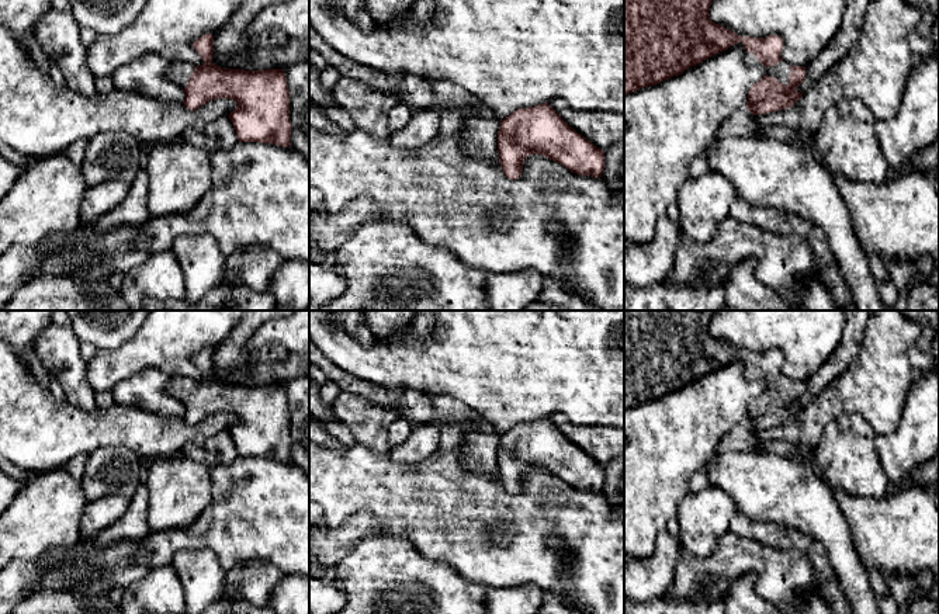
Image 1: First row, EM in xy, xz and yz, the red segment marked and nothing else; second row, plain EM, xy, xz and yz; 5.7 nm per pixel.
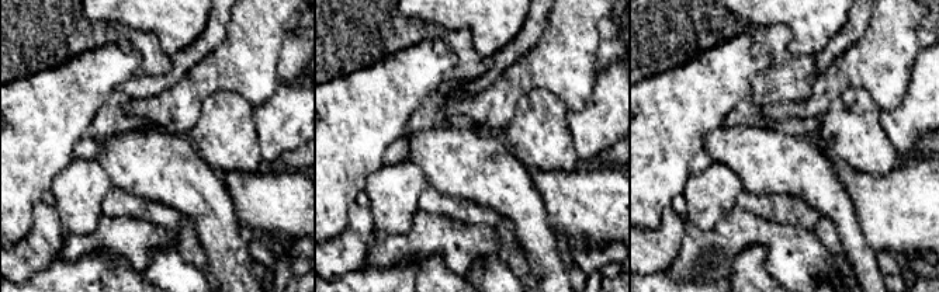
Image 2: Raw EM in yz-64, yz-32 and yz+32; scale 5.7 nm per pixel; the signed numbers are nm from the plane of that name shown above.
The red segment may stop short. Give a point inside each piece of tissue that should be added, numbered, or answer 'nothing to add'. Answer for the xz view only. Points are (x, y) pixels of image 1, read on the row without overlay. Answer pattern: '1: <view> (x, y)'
nothing to add

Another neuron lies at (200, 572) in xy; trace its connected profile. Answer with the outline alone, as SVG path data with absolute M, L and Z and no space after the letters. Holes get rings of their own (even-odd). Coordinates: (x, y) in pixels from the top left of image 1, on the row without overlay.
M181 549L173 559L186 596L186 614L201 614L224 596L225 570L207 549Z

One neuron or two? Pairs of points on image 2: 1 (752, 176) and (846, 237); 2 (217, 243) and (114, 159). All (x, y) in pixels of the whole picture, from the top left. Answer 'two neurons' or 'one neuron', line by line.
1: one neuron
2: one neuron

